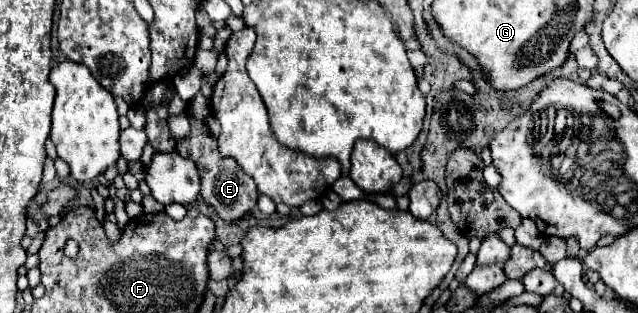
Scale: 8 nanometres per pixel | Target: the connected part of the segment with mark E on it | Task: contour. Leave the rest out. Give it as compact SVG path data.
M196 94L192 98L192 102L188 104L186 114L192 120L192 132L190 132L188 140L182 140L176 144L176 150L184 158L194 160L194 164L200 172L200 180L202 180L200 194L214 208L214 212L226 222L248 214L252 208L256 208L256 200L258 200L256 182L242 170L242 166L234 158L226 158L218 152L218 140L212 134L208 134L208 128L204 124L204 116L208 116L208 100L202 94Z

